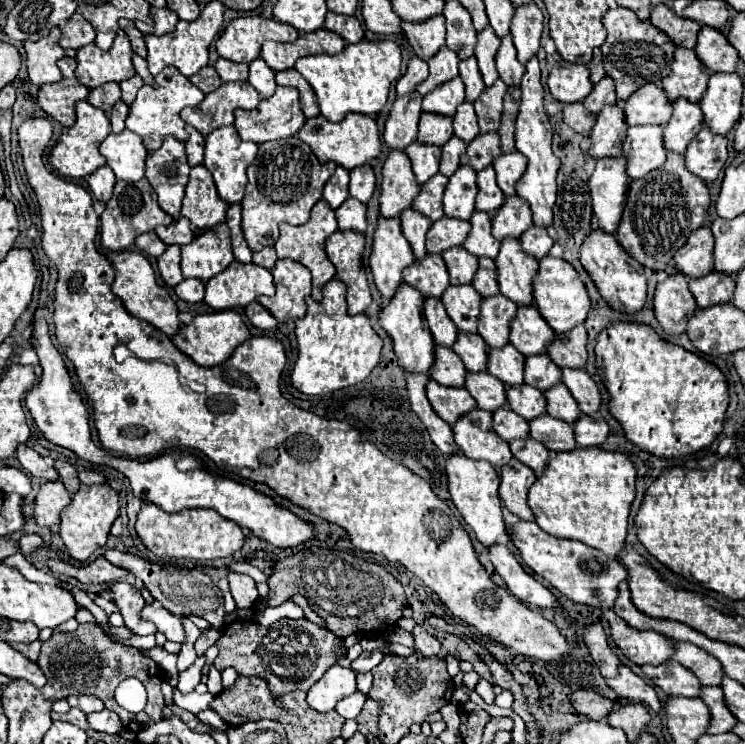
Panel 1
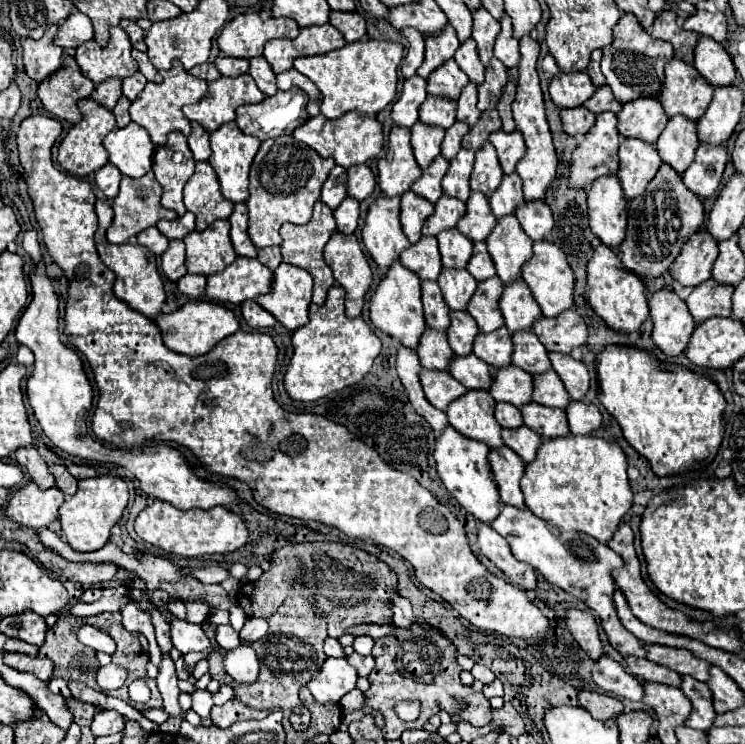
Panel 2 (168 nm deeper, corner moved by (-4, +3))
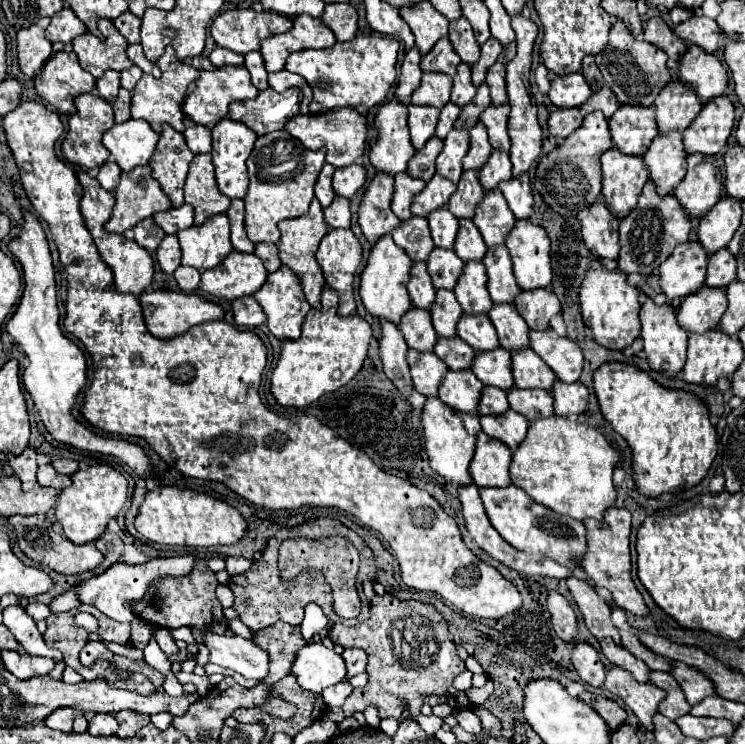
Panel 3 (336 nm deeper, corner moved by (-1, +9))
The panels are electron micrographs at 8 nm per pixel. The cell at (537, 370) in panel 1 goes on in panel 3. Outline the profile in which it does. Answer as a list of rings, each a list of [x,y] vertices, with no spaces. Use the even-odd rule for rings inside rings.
[[[493,303],[487,315],[497,331],[503,349],[511,351],[511,349],[529,347],[529,327],[511,303]]]

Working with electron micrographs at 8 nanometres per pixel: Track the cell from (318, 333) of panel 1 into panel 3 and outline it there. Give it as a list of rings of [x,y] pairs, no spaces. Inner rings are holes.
[[[325,287],[321,293],[321,309],[311,309],[305,317],[303,323],[303,335],[297,341],[285,341],[283,349],[281,349],[281,357],[277,361],[277,367],[273,369],[271,375],[271,393],[275,397],[275,401],[281,407],[305,407],[313,401],[317,401],[321,395],[331,393],[343,385],[347,385],[357,371],[361,369],[365,355],[367,355],[367,347],[371,341],[371,325],[361,319],[357,313],[347,315],[347,317],[339,317],[337,315],[337,293],[331,287]]]

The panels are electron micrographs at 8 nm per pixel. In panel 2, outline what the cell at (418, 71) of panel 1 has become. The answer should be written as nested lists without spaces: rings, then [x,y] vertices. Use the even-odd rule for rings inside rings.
[[[404,29],[402,33],[406,35],[406,39],[410,43],[410,49],[402,63],[402,75],[404,75],[404,79],[410,79],[416,75],[416,69],[424,61],[424,37],[416,29]]]

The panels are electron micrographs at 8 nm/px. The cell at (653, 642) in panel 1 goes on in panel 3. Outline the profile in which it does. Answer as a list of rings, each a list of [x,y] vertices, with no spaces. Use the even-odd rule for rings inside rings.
[[[575,577],[567,579],[567,587],[569,587],[569,591],[573,595],[573,601],[577,603],[579,611],[583,615],[583,621],[585,621],[587,629],[597,639],[611,637],[619,645],[621,637],[619,637],[617,627],[611,623],[611,607],[607,605],[607,601],[601,599],[589,583],[579,581]]]

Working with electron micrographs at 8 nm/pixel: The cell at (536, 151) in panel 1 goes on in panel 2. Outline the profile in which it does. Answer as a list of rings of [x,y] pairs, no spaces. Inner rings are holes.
[[[530,35],[520,39],[520,79],[518,79],[518,87],[516,87],[516,101],[512,103],[512,111],[514,111],[514,121],[516,121],[516,129],[524,135],[526,141],[526,155],[520,159],[516,173],[520,175],[520,179],[524,181],[524,199],[526,201],[542,201],[548,187],[554,183],[556,179],[556,171],[558,171],[558,155],[552,143],[552,133],[550,133],[550,125],[546,121],[546,111],[544,111],[544,99],[542,99],[542,89],[540,89],[540,79],[538,79],[538,71],[536,71],[536,61],[538,61],[538,53],[540,53],[540,45],[538,41],[534,41]]]

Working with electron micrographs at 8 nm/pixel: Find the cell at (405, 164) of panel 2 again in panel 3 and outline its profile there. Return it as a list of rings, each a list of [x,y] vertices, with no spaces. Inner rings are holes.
[[[391,99],[383,103],[375,115],[373,127],[377,137],[371,139],[369,159],[377,171],[397,175],[407,171],[409,159],[415,155],[409,141],[407,105]]]

